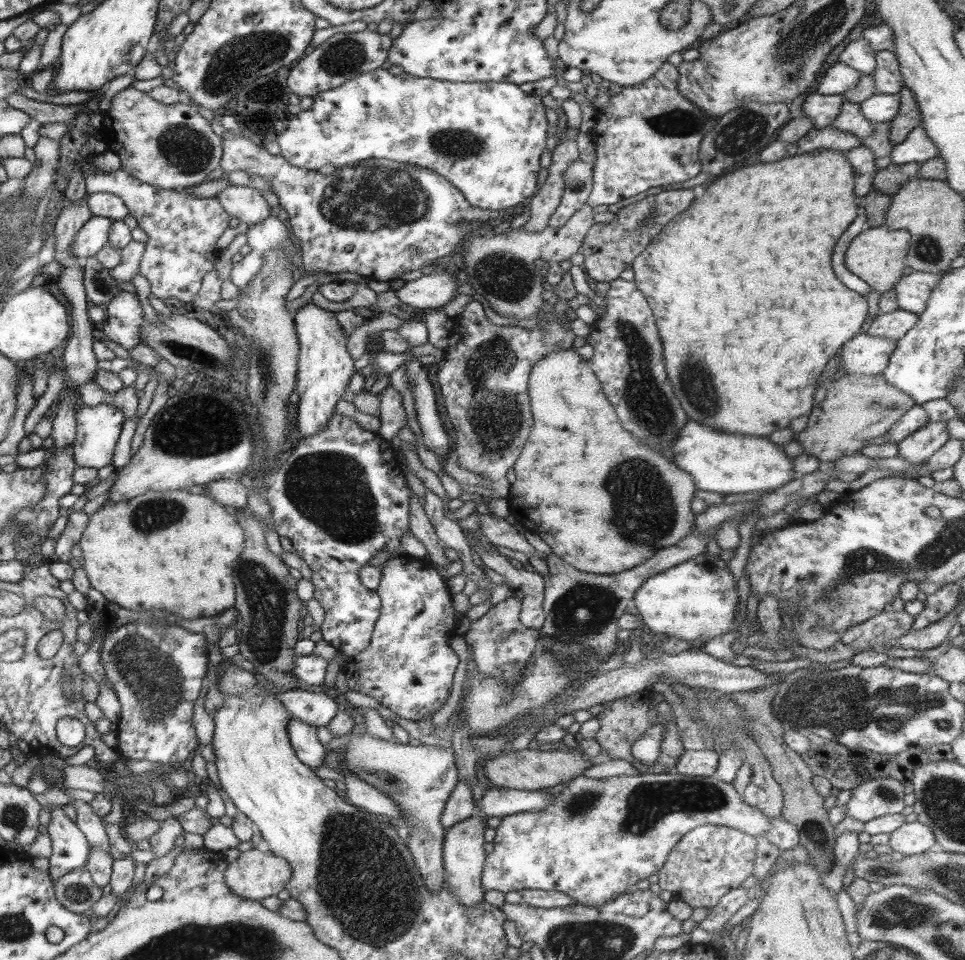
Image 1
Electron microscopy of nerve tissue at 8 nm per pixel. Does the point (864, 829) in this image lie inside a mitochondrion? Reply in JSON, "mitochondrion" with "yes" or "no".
{"mitochondrion":"no"}

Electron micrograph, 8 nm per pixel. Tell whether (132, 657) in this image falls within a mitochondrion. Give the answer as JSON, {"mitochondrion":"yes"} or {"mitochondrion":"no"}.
{"mitochondrion":"yes"}

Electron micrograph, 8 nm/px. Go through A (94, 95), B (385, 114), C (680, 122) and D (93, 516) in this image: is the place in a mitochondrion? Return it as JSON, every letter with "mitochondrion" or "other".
{"A":"other","B":"mitochondrion","C":"mitochondrion","D":"other"}

